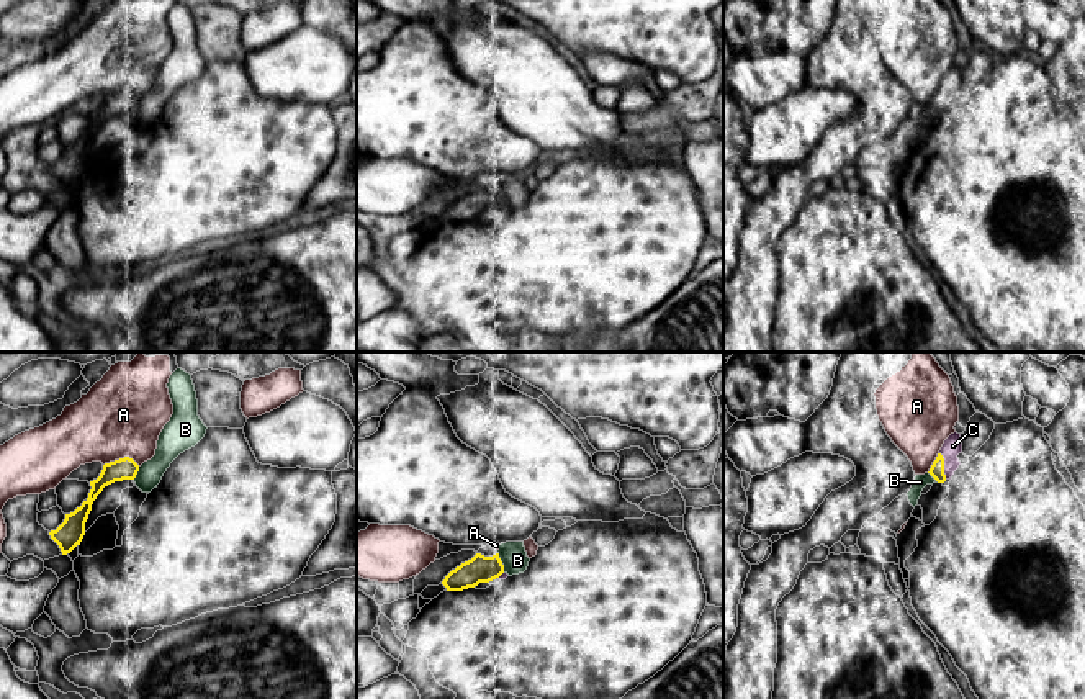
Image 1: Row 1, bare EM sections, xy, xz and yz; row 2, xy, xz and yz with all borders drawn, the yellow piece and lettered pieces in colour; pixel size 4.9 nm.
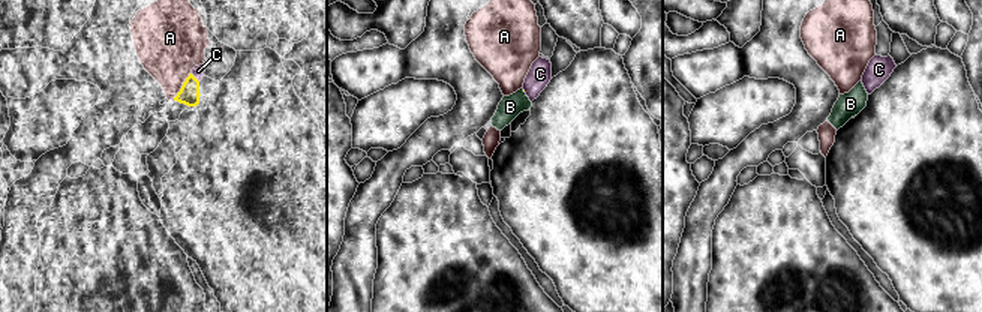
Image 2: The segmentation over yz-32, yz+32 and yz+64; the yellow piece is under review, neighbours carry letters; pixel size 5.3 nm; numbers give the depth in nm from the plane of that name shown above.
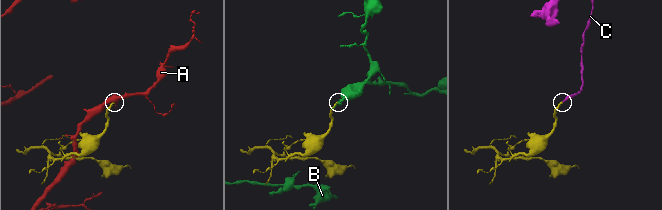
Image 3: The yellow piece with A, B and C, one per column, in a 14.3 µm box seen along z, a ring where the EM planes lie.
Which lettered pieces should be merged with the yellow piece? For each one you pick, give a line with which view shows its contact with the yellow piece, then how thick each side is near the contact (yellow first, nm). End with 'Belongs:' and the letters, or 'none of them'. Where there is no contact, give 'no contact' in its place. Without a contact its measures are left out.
C: meets yellow in yz; 70 nm thick on the yellow side, 90 nm on the other
Belongs: C

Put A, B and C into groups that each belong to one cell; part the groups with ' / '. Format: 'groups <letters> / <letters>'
groups A / B / C

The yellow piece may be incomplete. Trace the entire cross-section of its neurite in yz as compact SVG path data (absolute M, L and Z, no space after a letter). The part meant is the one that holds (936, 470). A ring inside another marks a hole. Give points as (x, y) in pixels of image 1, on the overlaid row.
M954 432L944 440L944 444L928 473L938 483L944 483L946 480L951 480L951 476L961 465L961 462L957 458L957 455L961 452L962 452L961 434Z

